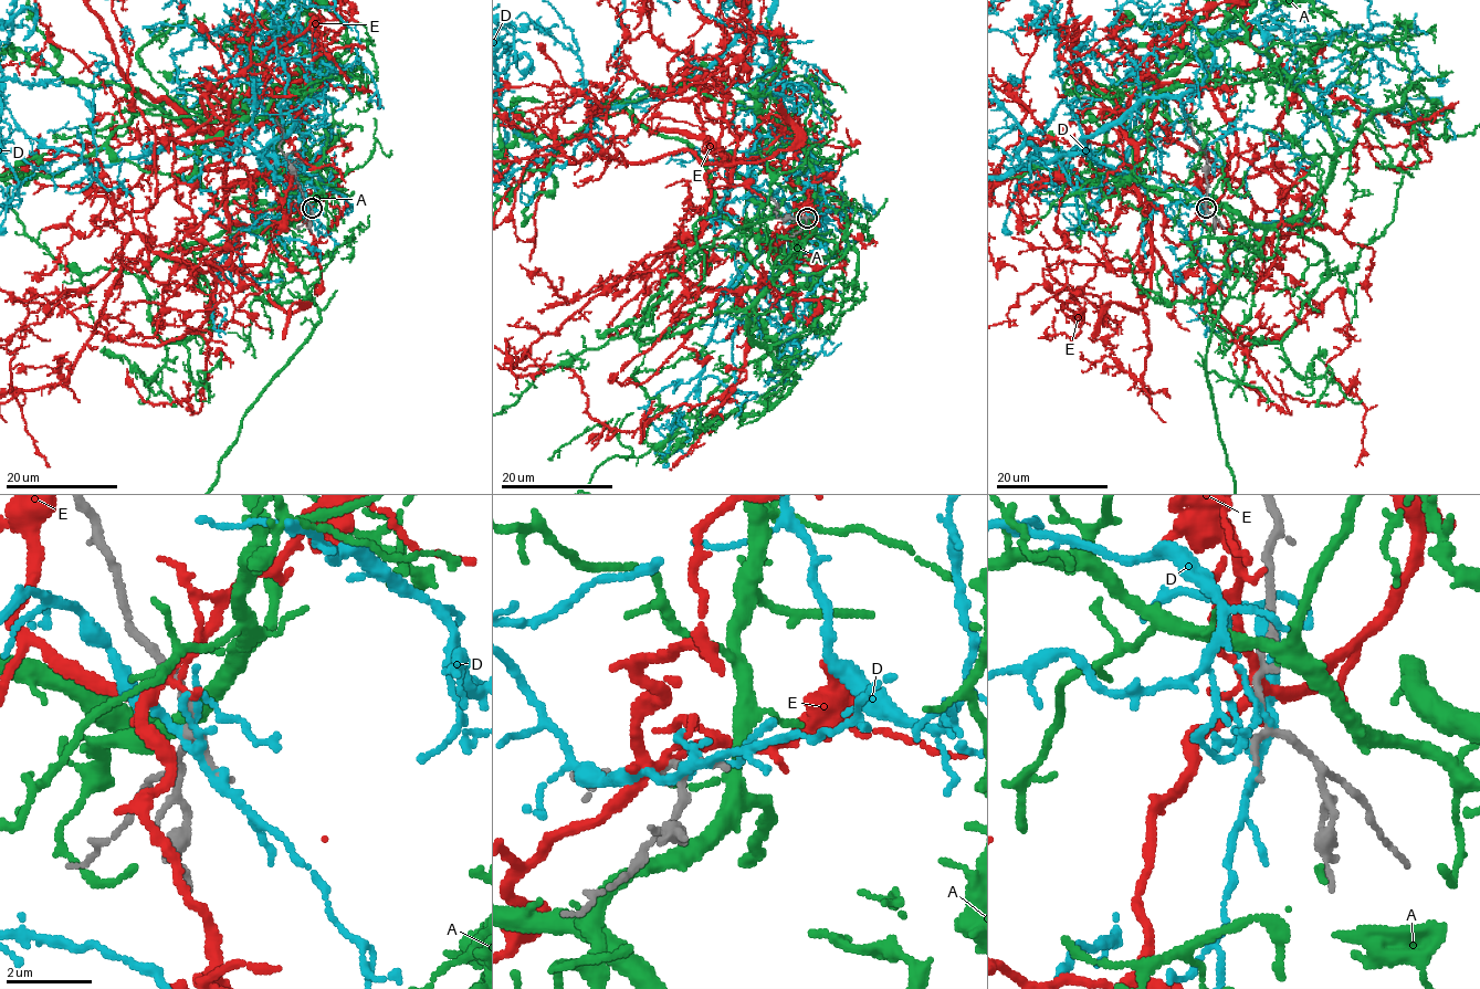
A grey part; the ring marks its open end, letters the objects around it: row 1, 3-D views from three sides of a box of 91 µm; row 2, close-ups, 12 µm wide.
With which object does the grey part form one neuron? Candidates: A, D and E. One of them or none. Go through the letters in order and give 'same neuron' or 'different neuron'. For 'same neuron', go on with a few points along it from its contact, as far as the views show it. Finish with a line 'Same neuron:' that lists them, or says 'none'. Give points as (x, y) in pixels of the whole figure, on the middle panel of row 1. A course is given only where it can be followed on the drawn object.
A: different neuron
D: different neuron
E: different neuron
Same neuron: none

